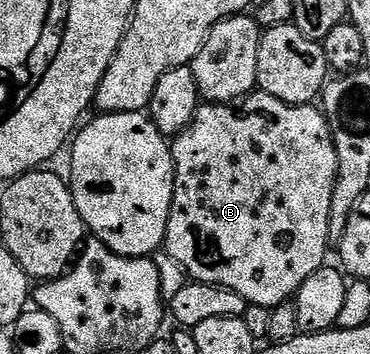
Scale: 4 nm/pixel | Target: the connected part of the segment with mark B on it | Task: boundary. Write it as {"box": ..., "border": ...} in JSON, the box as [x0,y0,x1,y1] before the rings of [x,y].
{"box":[164,93,338,307],"border":[[[263,93],[245,95],[243,99],[231,103],[205,102],[196,111],[192,124],[181,135],[175,136],[170,143],[172,160],[176,176],[174,177],[174,201],[172,215],[168,218],[168,228],[164,238],[164,247],[178,265],[182,265],[189,276],[197,283],[209,283],[215,287],[225,287],[238,293],[253,307],[279,307],[287,304],[296,294],[296,290],[319,267],[325,266],[330,246],[331,199],[334,197],[336,174],[338,173],[338,153],[335,152],[335,141],[327,117],[319,106],[305,105],[295,107],[293,103],[278,101]]]}

